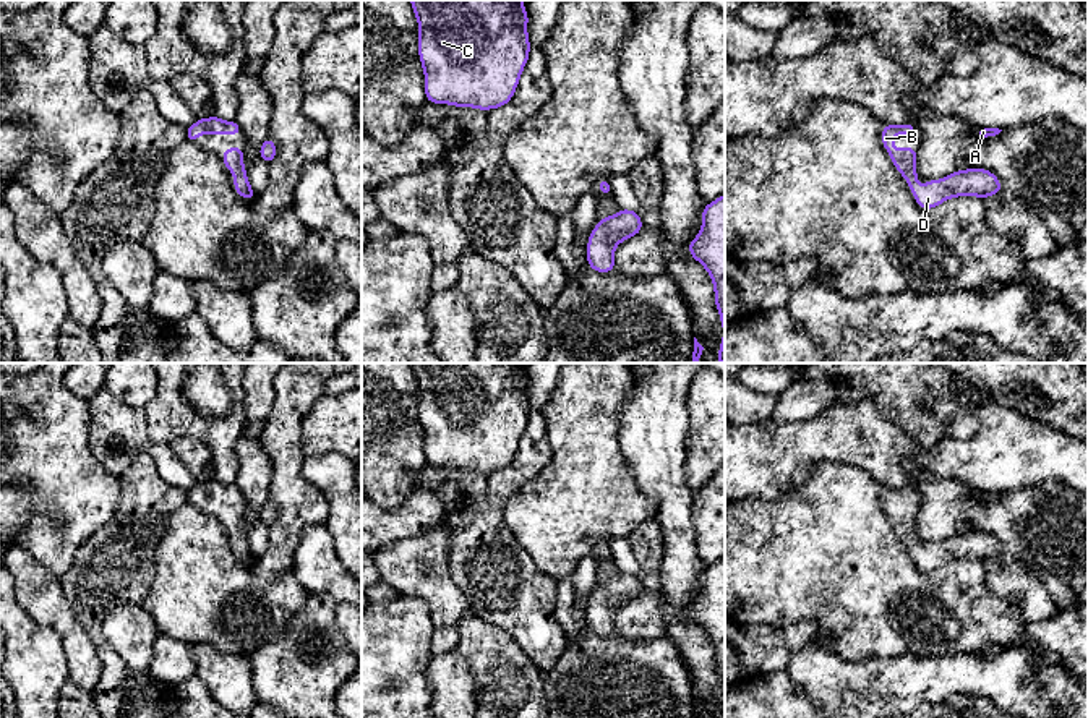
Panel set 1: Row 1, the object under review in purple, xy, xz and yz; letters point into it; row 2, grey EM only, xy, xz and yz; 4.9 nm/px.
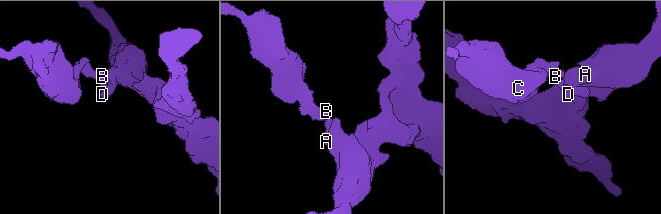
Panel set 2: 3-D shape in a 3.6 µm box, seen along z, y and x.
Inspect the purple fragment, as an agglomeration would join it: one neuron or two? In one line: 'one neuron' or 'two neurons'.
one neuron

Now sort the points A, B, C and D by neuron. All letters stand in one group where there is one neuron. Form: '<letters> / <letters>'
A B C D

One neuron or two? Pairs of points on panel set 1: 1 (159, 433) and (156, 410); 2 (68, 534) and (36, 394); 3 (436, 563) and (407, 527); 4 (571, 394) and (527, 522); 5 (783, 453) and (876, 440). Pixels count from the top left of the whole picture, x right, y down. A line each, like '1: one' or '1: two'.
1: one
2: one
3: two
4: one
5: one

